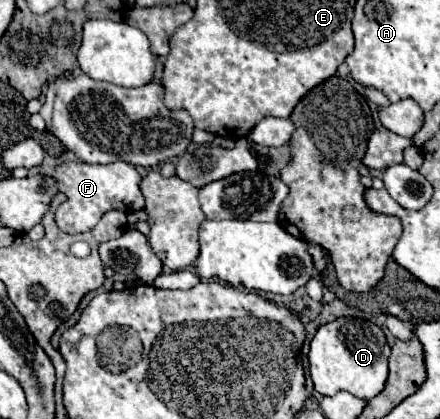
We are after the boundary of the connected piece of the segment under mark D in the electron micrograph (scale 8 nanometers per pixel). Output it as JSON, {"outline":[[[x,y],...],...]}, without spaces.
{"outline":[[[337,318],[317,330],[309,350],[309,370],[315,390],[323,396],[335,396],[347,390],[359,398],[371,400],[385,388],[387,358],[391,348],[383,330],[363,318]]]}

